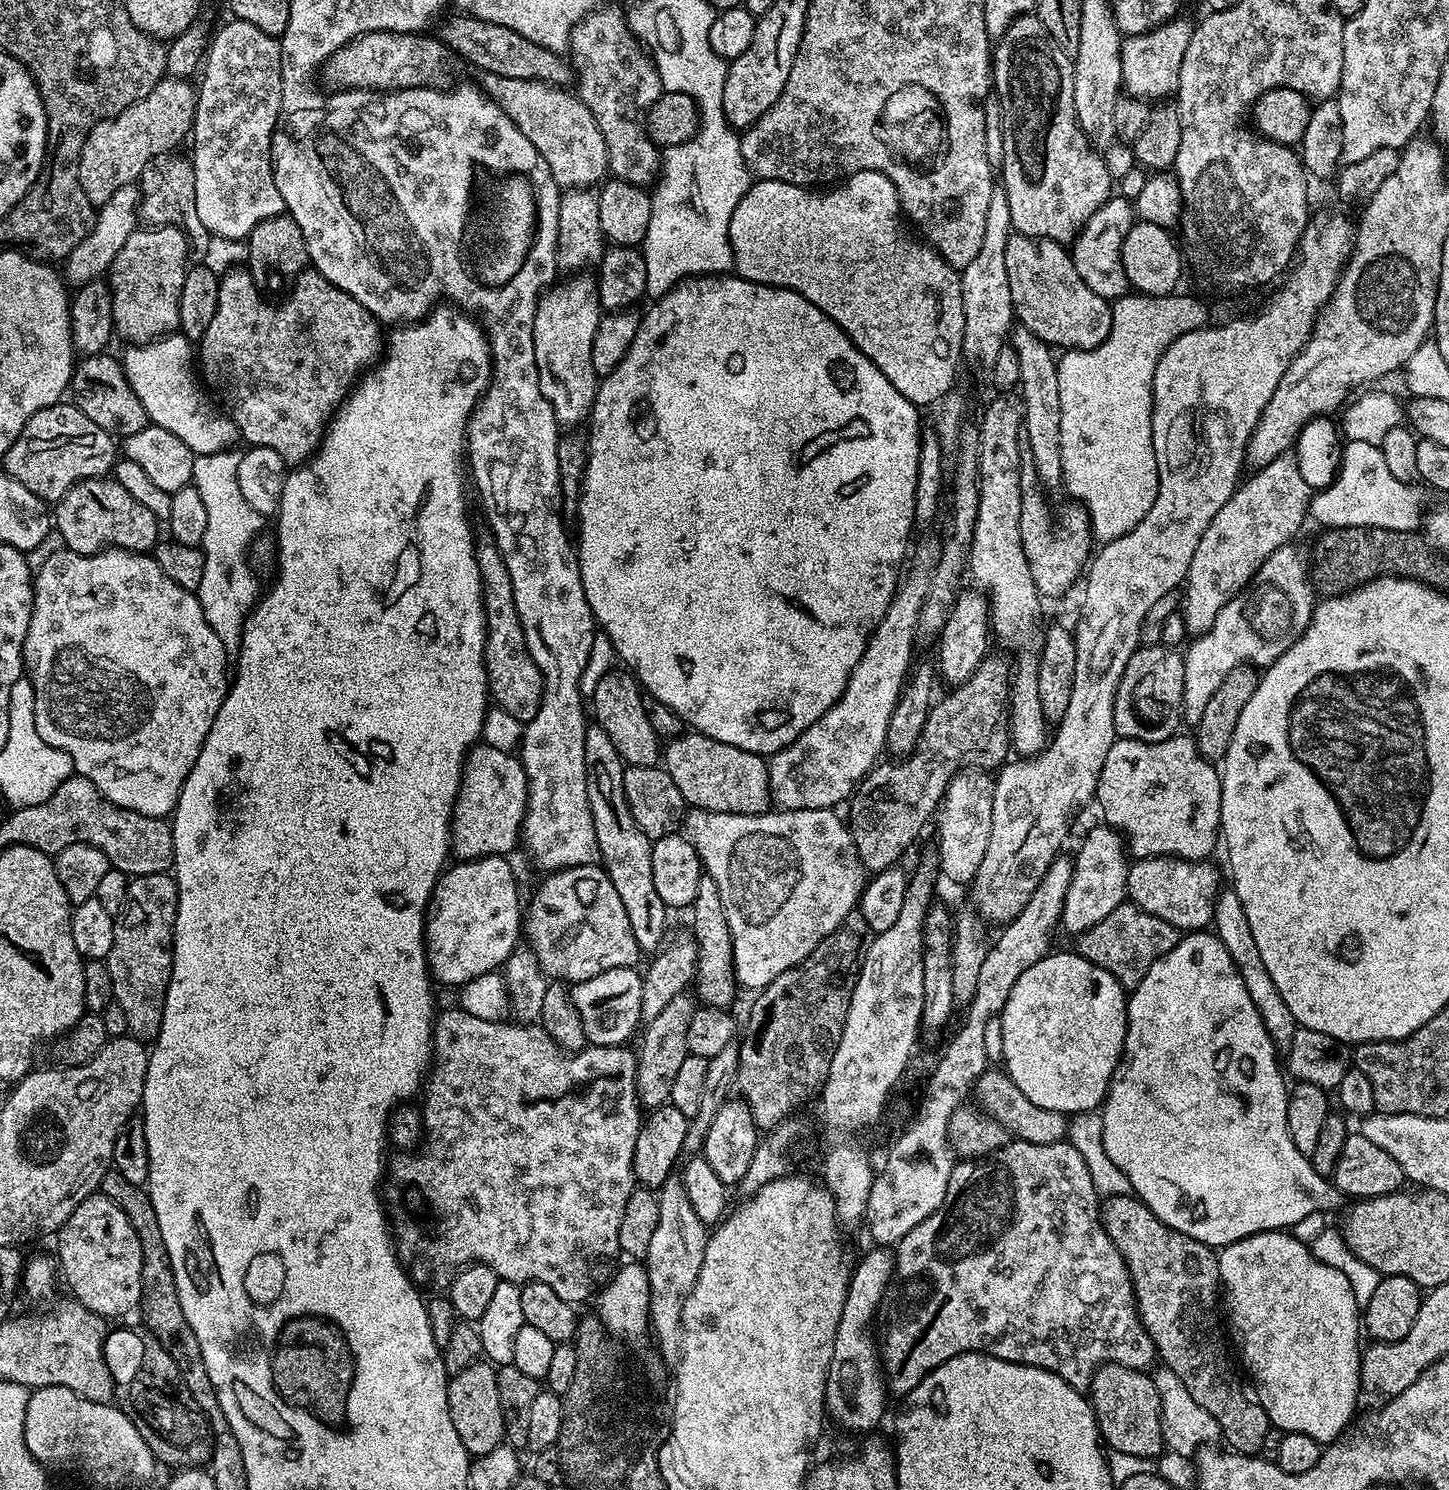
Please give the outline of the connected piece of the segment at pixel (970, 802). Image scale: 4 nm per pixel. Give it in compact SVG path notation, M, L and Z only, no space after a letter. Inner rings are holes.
M961 770L956 773L948 782L948 789L944 791L944 795L941 799L938 809L938 815L934 820L934 828L936 824L936 845L934 845L935 851L938 853L938 868L948 880L953 880L956 884L964 884L964 886L971 885L978 874L978 866L982 866L982 858L986 858L986 846L990 846L990 818L994 815L994 786L996 785L995 779L991 775L987 776L984 772L967 772L967 770Z

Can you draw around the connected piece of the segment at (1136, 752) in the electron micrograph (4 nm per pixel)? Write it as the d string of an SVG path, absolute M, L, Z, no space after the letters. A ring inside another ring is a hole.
M1184 735L1153 744L1118 738L1102 762L1094 800L1100 803L1103 823L1123 833L1133 857L1175 856L1200 862L1218 848L1221 773L1200 753L1195 739Z

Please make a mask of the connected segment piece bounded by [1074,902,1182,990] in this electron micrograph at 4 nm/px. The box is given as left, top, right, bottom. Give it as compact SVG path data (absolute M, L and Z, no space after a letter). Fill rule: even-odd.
M1125 902L1107 918L1102 918L1098 926L1090 926L1090 930L1080 933L1074 948L1082 958L1102 966L1102 970L1114 974L1116 981L1126 990L1131 990L1138 986L1138 982L1142 982L1142 978L1146 978L1146 970L1150 970L1158 958L1174 950L1181 935L1181 929L1170 922L1154 914L1146 914L1146 910L1136 904Z

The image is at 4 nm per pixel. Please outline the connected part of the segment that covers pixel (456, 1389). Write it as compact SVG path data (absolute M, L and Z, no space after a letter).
M491 1363L471 1364L451 1377L448 1381L448 1405L454 1430L458 1430L458 1438L462 1438L462 1446L466 1446L469 1457L485 1456L505 1443L502 1398L498 1398L498 1378Z

